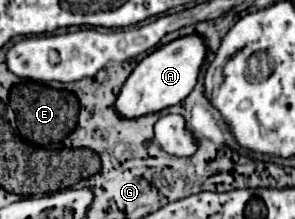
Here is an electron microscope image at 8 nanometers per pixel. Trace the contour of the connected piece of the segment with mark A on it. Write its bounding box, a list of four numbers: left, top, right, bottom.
[115,34,205,118]

